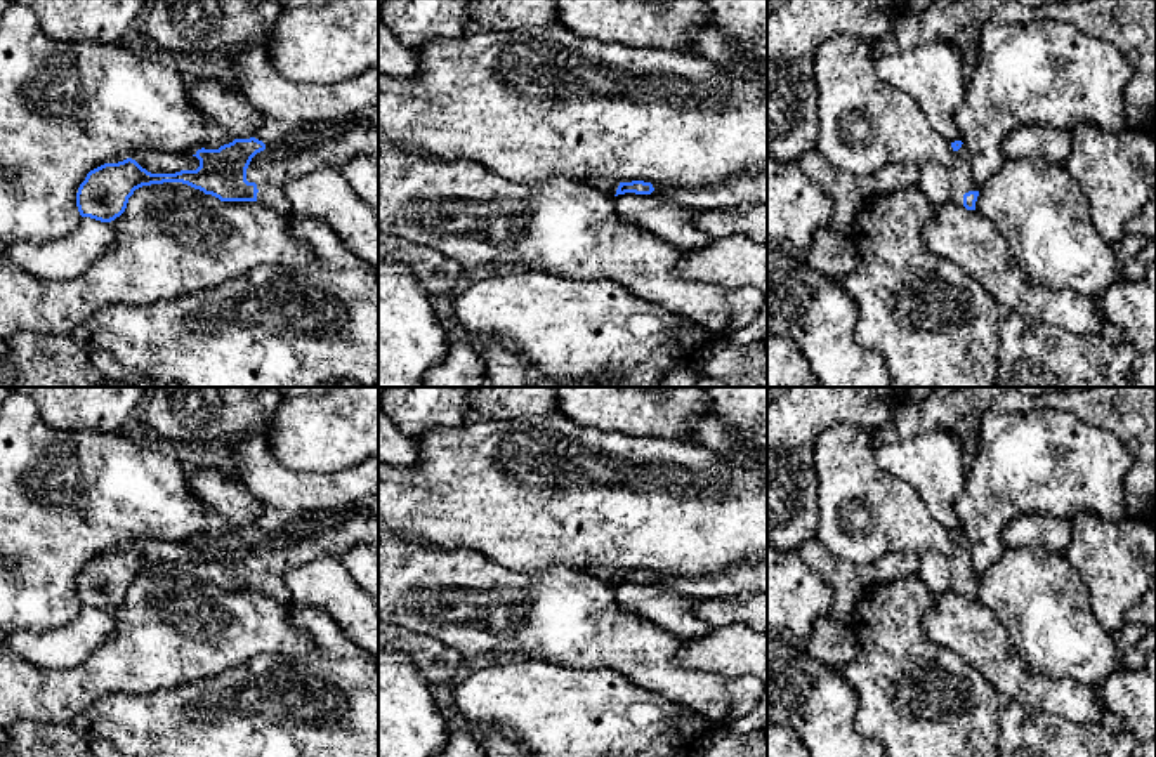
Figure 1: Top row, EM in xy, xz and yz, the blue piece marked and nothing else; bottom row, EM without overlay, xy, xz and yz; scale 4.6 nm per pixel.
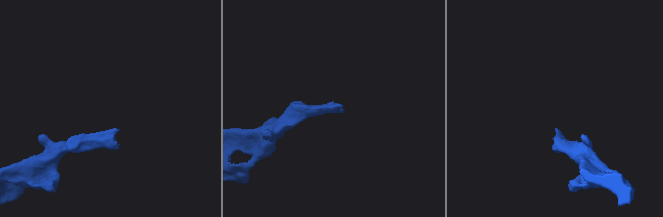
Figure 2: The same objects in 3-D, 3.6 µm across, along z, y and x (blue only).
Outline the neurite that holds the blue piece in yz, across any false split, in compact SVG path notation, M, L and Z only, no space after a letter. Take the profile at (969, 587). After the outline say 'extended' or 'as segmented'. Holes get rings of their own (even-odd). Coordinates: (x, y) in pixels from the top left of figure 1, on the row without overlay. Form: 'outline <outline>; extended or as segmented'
outline M962 530L951 531L955 552L929 550L920 556L918 578L934 592L956 592L975 599L979 580L972 569L970 545Z; extended

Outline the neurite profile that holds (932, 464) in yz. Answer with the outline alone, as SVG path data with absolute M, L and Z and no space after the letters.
M936 431L882 444L875 450L877 464L915 488L949 531L962 530L955 502L965 486L967 464L960 438L949 431Z

